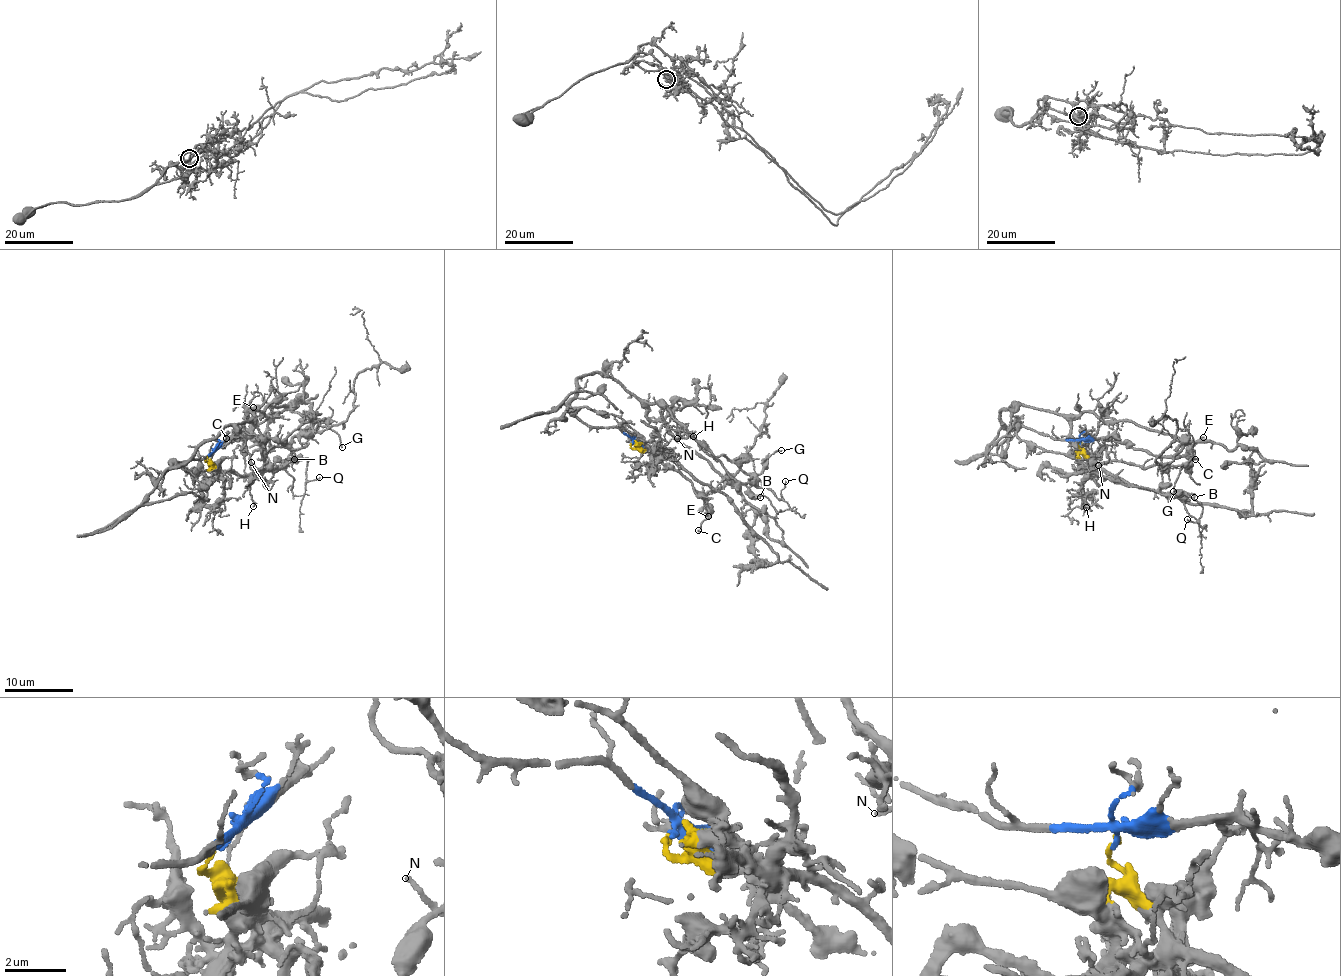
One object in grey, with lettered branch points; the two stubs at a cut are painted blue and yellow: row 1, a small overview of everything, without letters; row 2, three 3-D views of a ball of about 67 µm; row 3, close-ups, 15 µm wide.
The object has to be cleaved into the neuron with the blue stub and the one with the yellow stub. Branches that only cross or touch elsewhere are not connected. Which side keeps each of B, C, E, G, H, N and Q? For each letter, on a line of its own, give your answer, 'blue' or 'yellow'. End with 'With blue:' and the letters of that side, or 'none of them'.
B: blue
C: blue
E: blue
G: blue
H: blue
N: blue
Q: blue
With blue: B, C, E, G, H, N, Q

